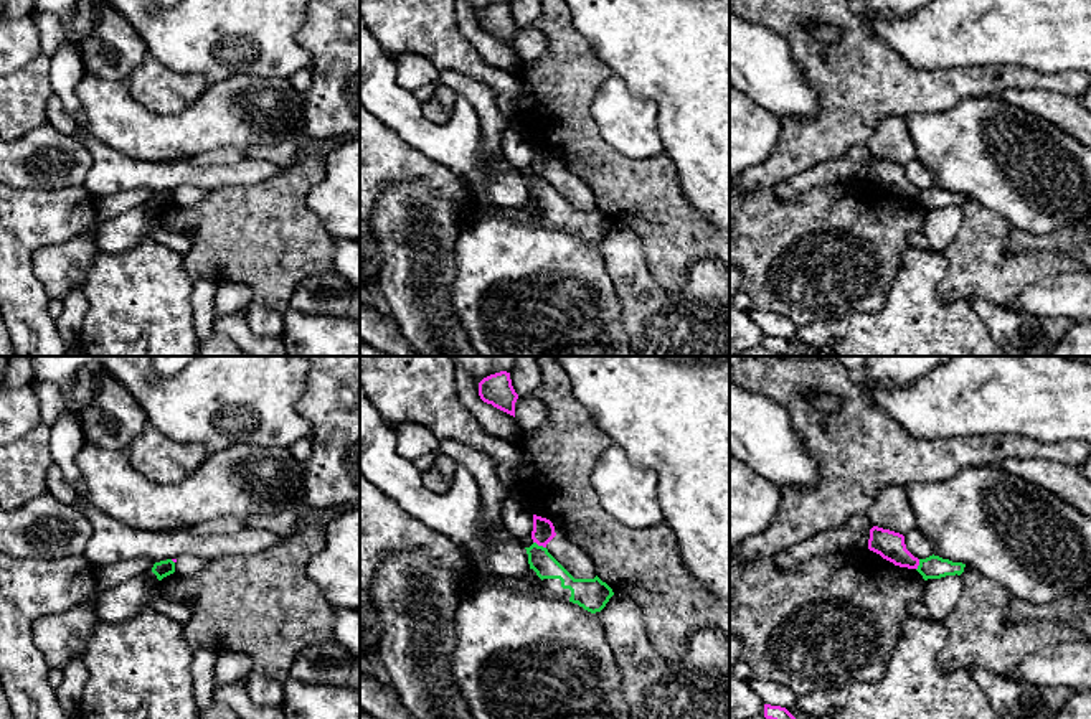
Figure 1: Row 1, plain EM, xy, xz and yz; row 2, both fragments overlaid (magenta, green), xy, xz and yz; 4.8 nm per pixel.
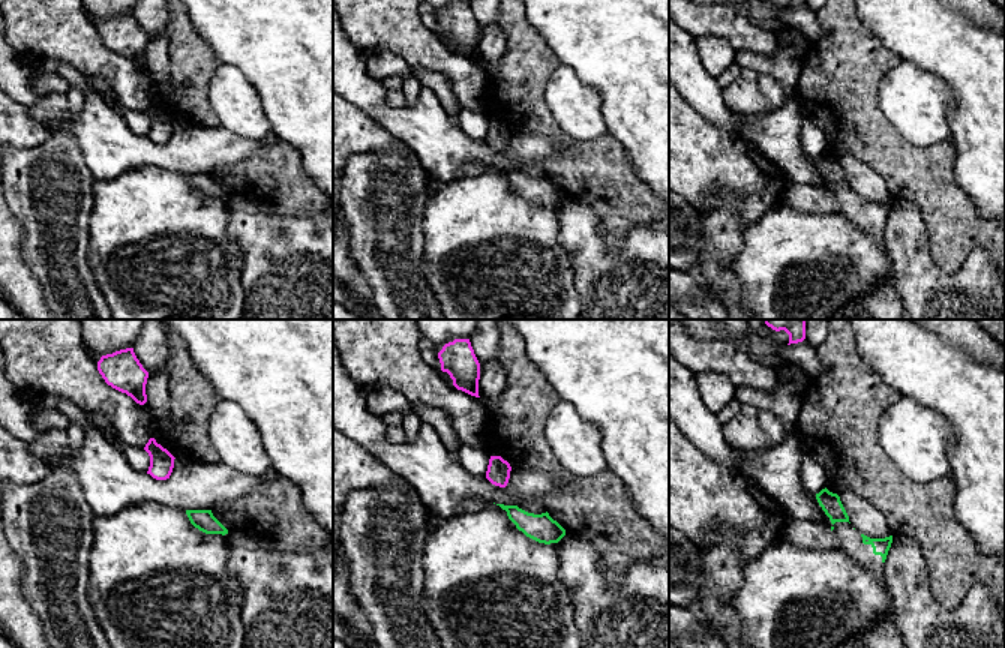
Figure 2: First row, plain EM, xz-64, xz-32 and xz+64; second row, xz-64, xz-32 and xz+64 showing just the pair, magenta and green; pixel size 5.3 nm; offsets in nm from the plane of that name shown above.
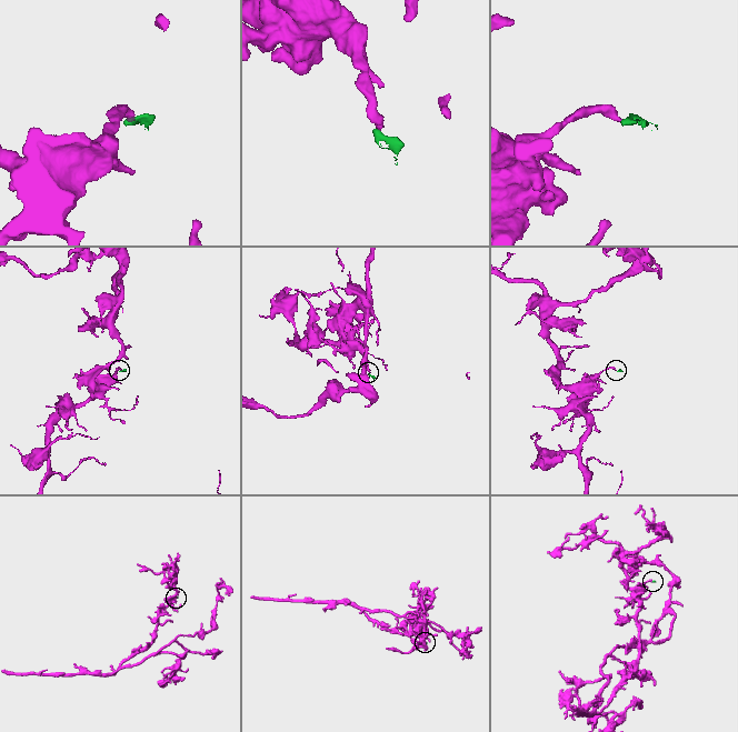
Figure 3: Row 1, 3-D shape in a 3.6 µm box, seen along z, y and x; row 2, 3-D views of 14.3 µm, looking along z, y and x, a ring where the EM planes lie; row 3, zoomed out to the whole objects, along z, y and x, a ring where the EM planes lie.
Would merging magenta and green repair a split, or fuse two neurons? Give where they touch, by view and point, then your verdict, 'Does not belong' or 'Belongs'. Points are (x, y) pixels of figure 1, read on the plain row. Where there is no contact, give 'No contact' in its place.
Touches magenta at xz (540, 175). Does not belong

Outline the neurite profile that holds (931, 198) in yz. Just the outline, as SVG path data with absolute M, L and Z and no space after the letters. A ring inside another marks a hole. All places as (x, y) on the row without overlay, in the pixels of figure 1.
M929 186L926 190L919 190L918 203L924 211L928 209L941 209L946 206L962 206L967 196L962 193L952 193L949 190L942 190L939 186Z

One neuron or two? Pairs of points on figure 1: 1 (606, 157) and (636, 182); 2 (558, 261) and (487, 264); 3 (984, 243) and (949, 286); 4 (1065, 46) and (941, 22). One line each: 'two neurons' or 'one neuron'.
1: one neuron
2: one neuron
3: one neuron
4: one neuron

